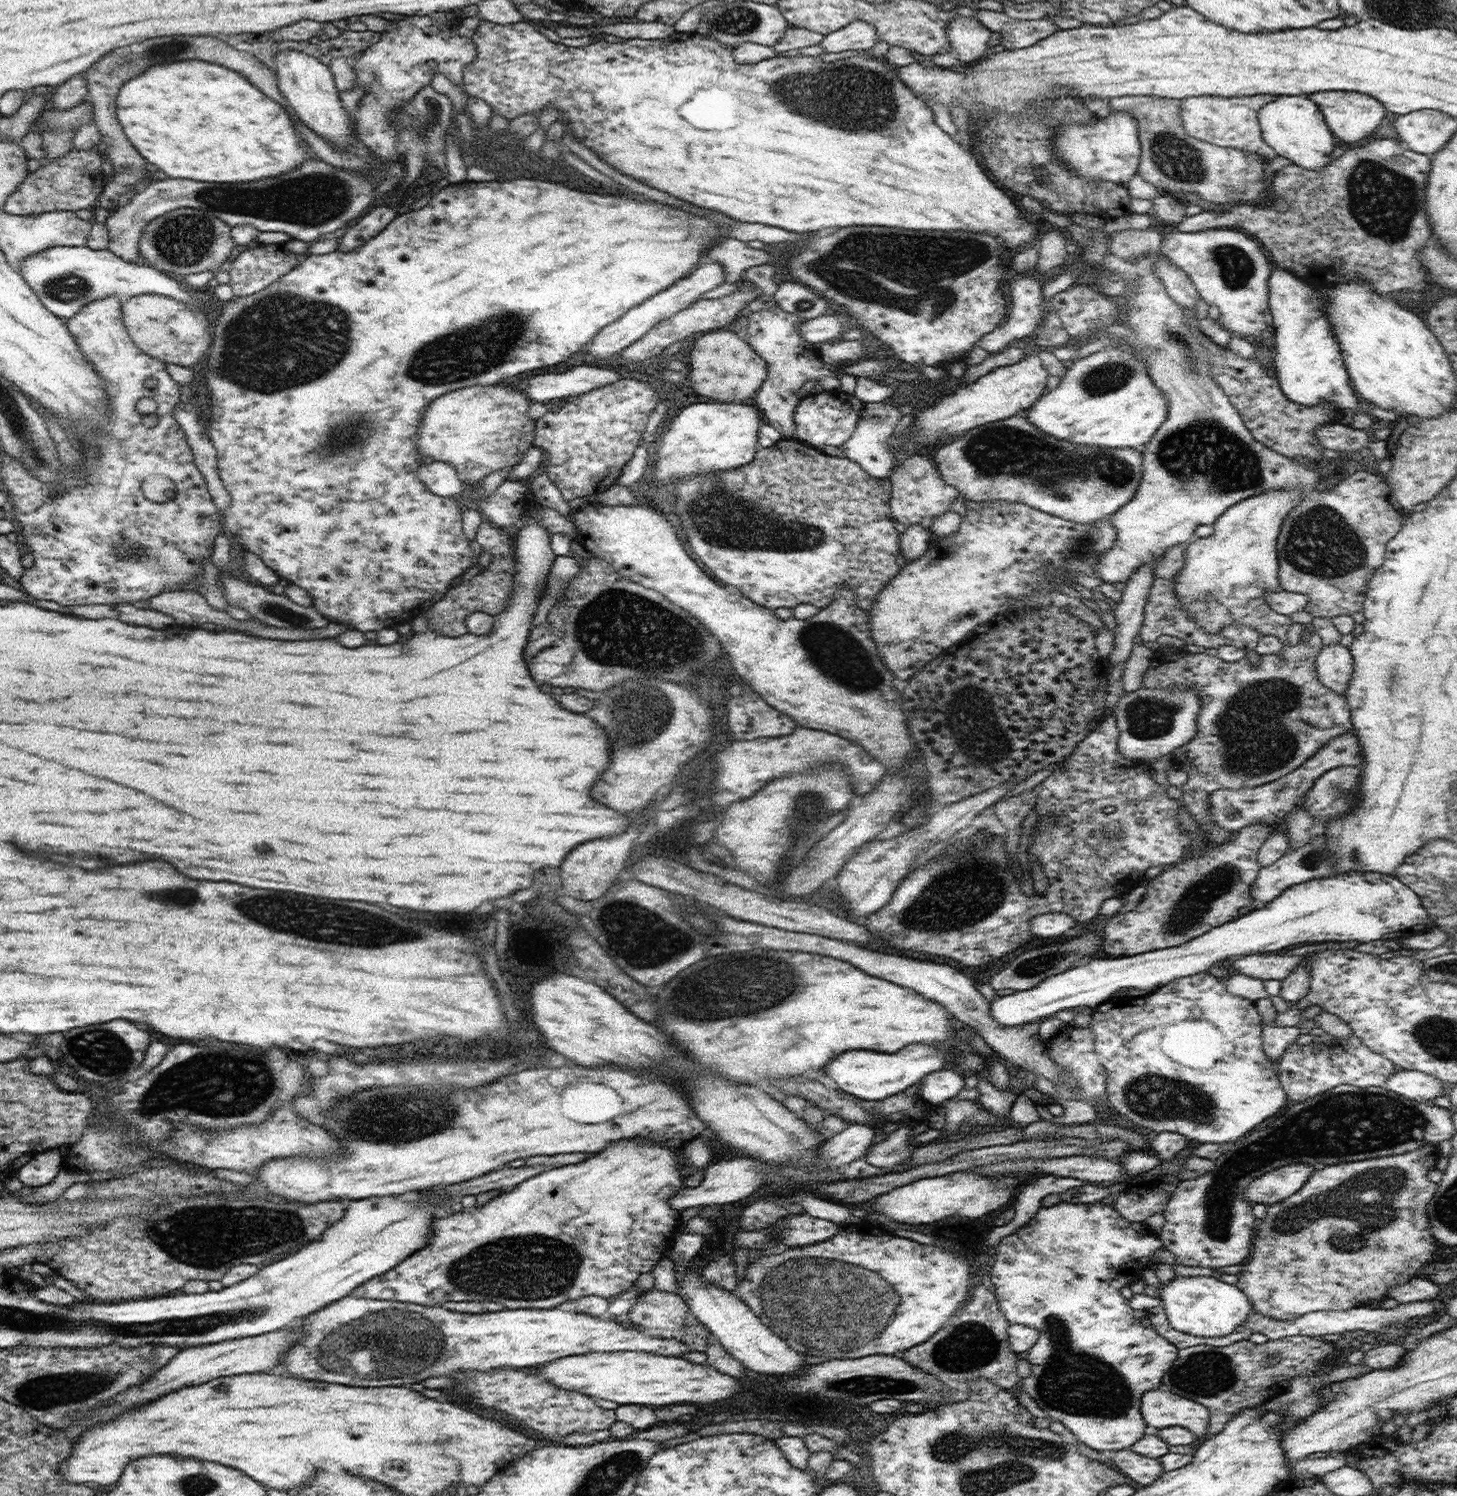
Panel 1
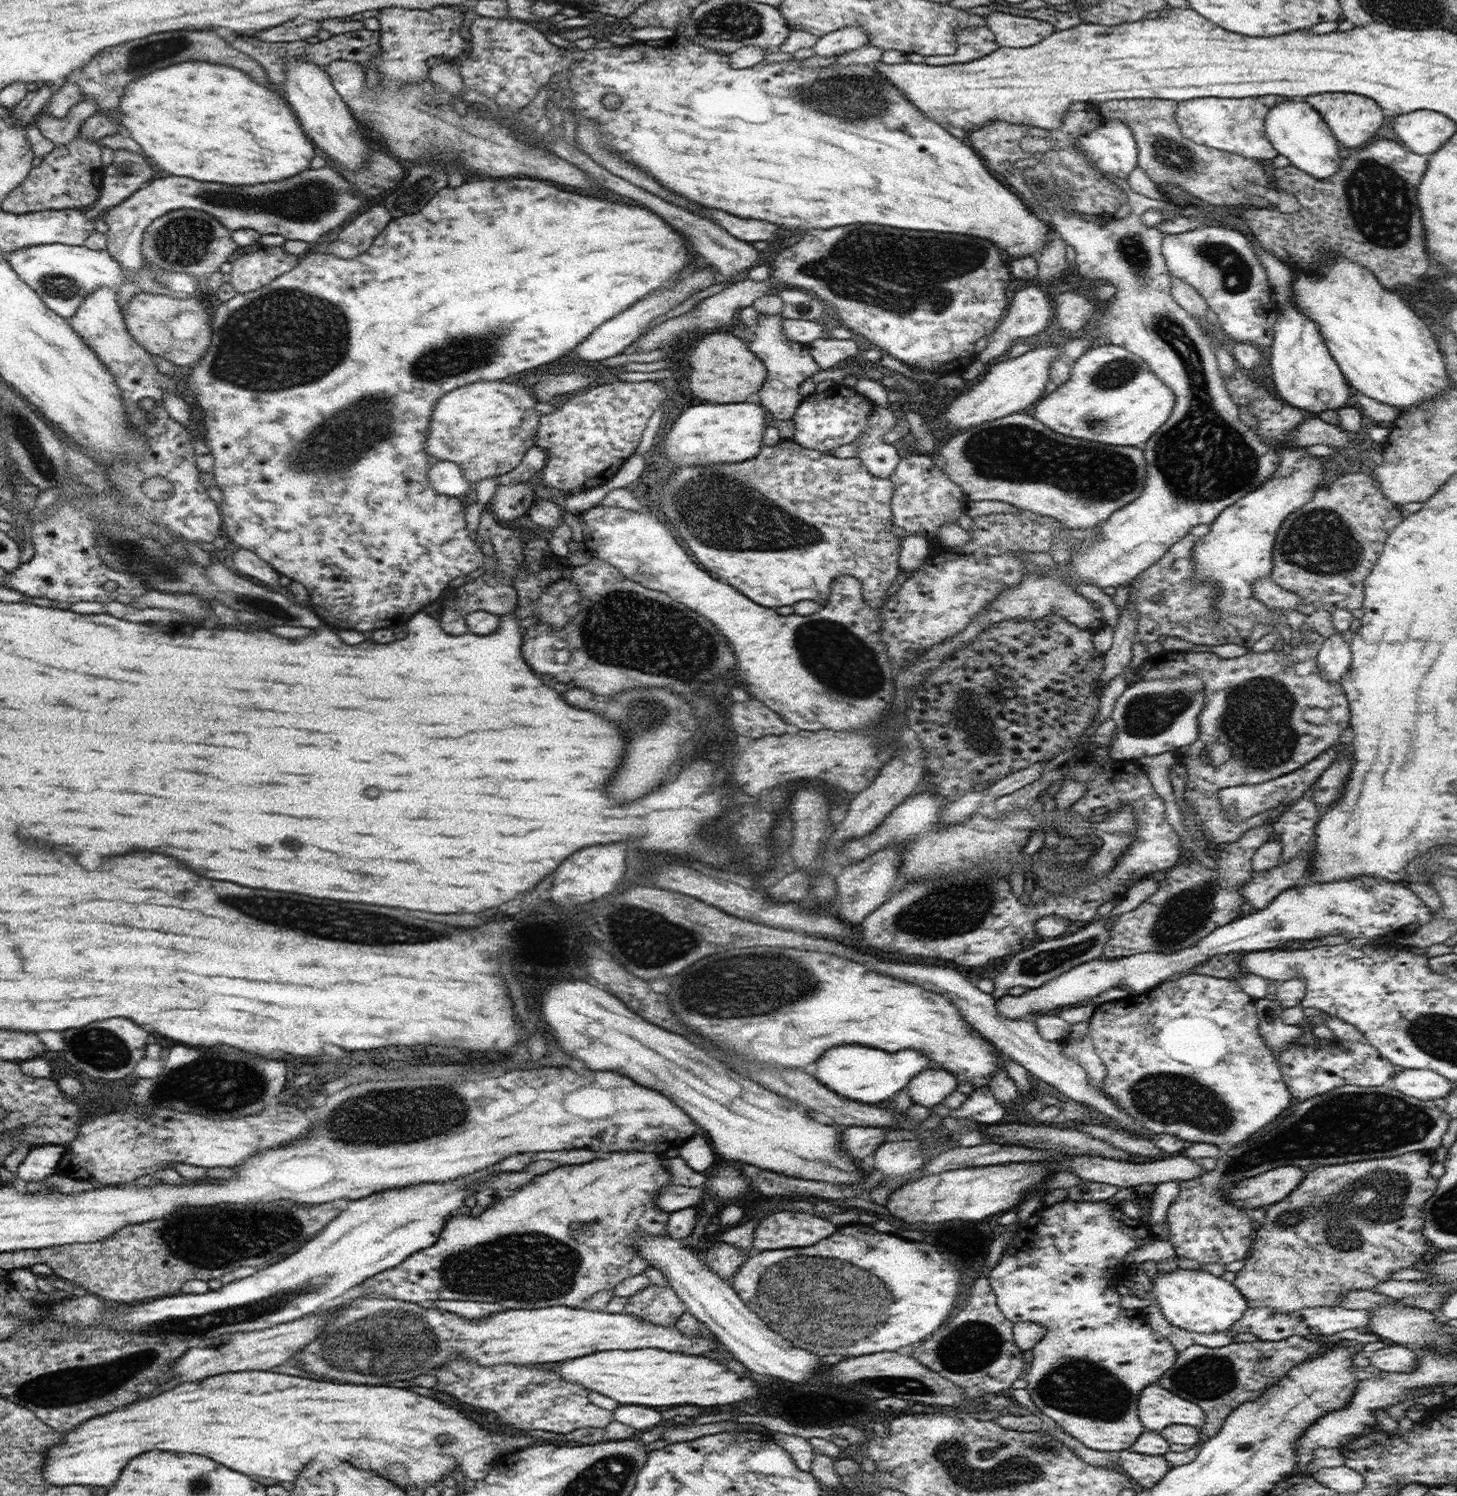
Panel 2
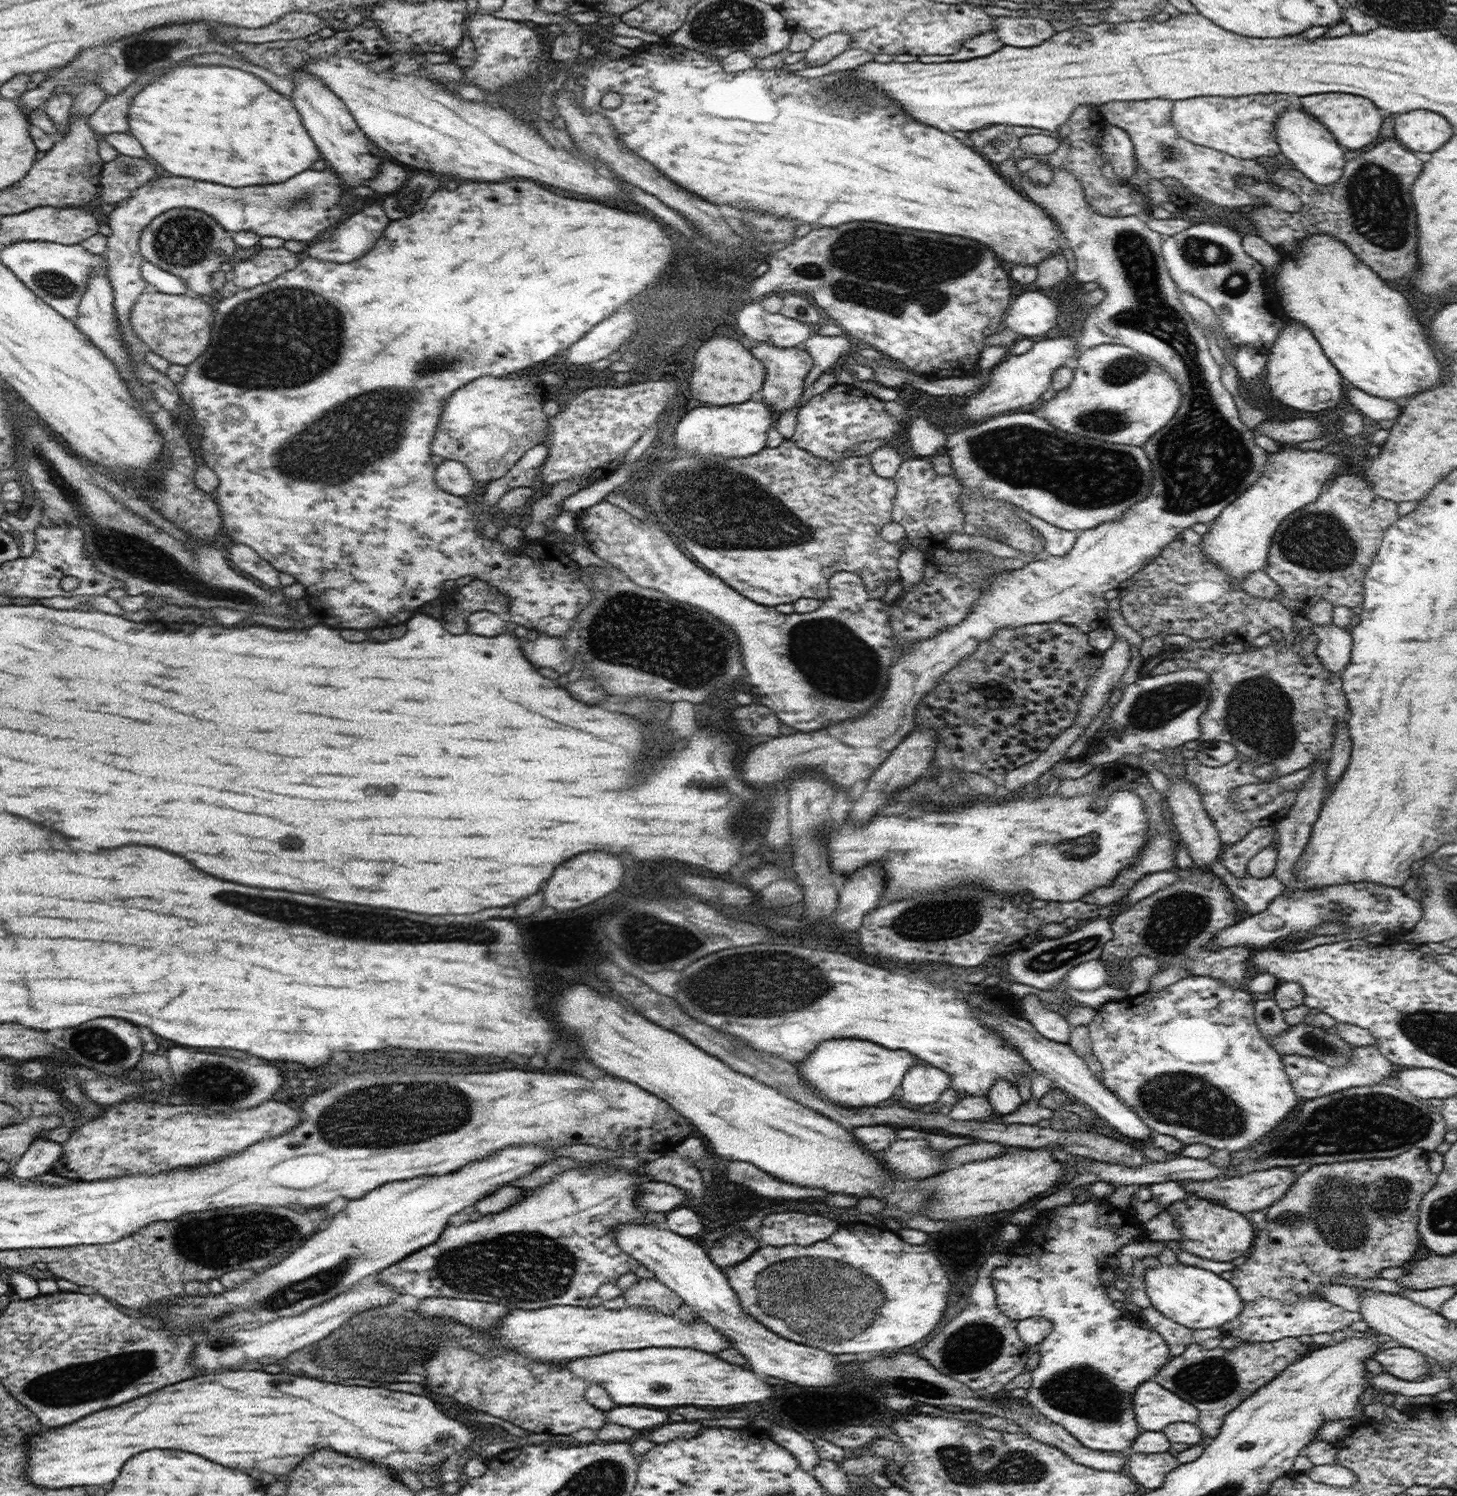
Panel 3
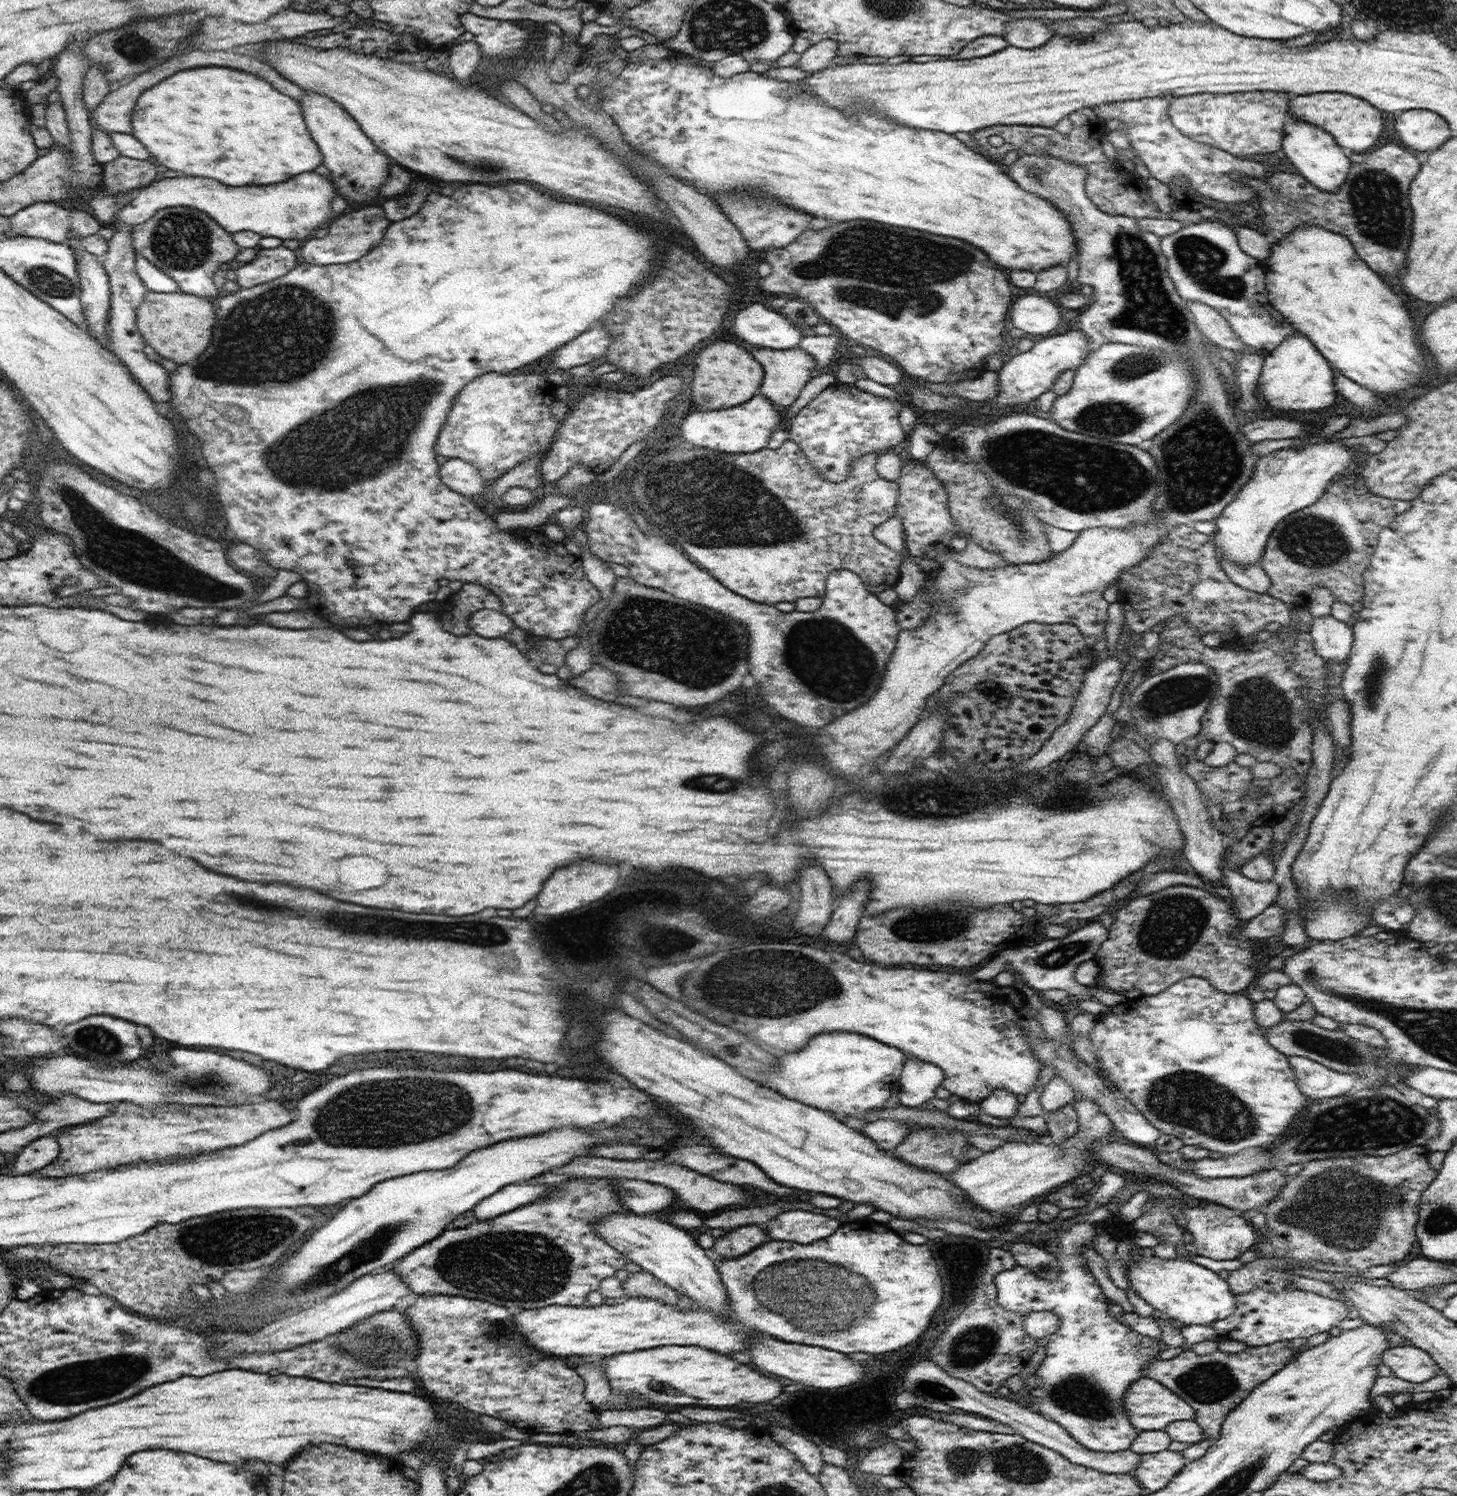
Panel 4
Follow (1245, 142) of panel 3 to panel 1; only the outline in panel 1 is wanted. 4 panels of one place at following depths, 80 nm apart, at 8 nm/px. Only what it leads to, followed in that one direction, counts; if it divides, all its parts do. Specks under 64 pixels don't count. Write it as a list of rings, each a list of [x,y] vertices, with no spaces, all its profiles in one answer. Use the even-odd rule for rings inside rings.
[[[1255,94],[1252,96],[1189,96],[1181,104],[1180,116],[1185,131],[1193,137],[1221,147],[1232,147],[1263,156],[1267,161],[1277,156],[1261,135],[1259,112],[1265,104],[1276,100],[1278,95]]]

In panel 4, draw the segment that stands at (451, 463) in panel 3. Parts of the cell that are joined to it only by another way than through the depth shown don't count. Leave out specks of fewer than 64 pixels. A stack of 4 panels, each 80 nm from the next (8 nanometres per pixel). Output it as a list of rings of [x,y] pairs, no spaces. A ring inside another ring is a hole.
[[[449,459],[439,470],[441,481],[454,492],[478,499],[484,488],[490,484],[481,478],[479,470],[462,459]]]

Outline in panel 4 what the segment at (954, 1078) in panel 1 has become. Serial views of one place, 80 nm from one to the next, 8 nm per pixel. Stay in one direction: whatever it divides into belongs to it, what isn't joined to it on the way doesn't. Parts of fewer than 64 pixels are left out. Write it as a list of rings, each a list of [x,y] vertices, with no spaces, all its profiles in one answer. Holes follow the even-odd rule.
[[[916,1058],[906,1060],[899,1081],[900,1104],[918,1107],[936,1096],[936,1089],[942,1085],[943,1072],[935,1064],[928,1064]]]

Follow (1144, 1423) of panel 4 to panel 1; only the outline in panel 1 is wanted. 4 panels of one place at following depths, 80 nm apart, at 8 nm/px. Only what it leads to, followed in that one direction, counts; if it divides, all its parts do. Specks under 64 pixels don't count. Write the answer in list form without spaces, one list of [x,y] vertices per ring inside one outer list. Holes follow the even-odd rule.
[[[1166,1388],[1144,1394],[1140,1410],[1146,1424],[1154,1428],[1182,1426],[1191,1430],[1196,1438],[1208,1432],[1210,1411],[1203,1404],[1172,1394]]]

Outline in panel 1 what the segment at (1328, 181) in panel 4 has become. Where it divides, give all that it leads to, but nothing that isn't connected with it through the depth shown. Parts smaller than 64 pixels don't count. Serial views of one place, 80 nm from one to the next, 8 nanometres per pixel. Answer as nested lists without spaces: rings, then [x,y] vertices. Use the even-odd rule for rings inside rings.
[[[1280,95],[1263,107],[1259,112],[1261,135],[1277,156],[1284,156],[1302,168],[1315,171],[1321,171],[1332,162],[1337,139],[1326,125],[1319,106],[1310,97]]]

